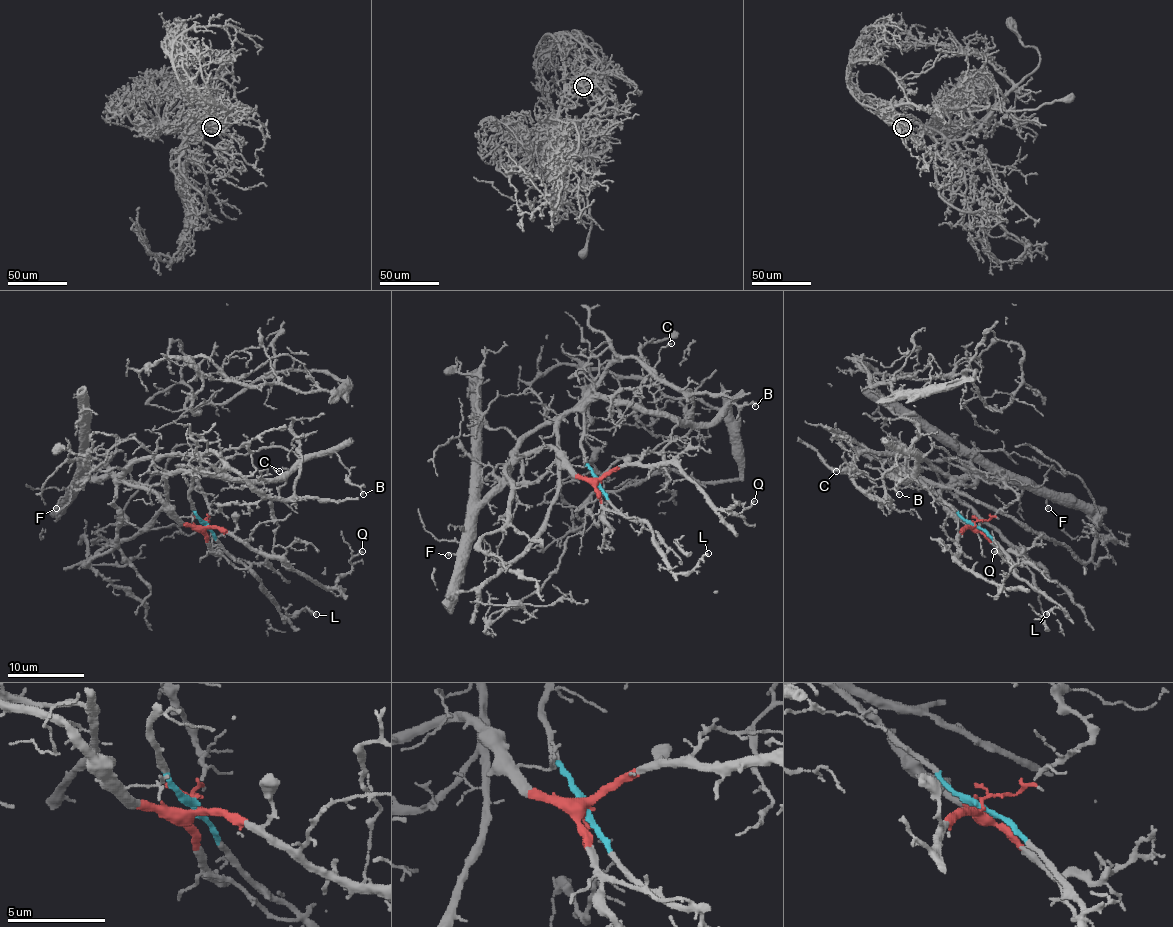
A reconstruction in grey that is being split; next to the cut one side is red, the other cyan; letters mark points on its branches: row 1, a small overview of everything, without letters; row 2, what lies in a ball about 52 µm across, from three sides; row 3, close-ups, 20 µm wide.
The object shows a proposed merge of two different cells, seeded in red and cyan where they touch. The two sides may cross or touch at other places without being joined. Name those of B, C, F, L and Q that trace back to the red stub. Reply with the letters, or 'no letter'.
F, Q

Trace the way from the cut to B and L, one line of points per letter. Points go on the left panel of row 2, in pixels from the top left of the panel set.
B: (207, 524), (190, 499), (191, 474), (197, 472), (276, 480), (305, 460), (322, 453), (335, 453), (362, 495)
L: (207, 524), (213, 537), (257, 577), (284, 616), (295, 616), (303, 608), (316, 614)

